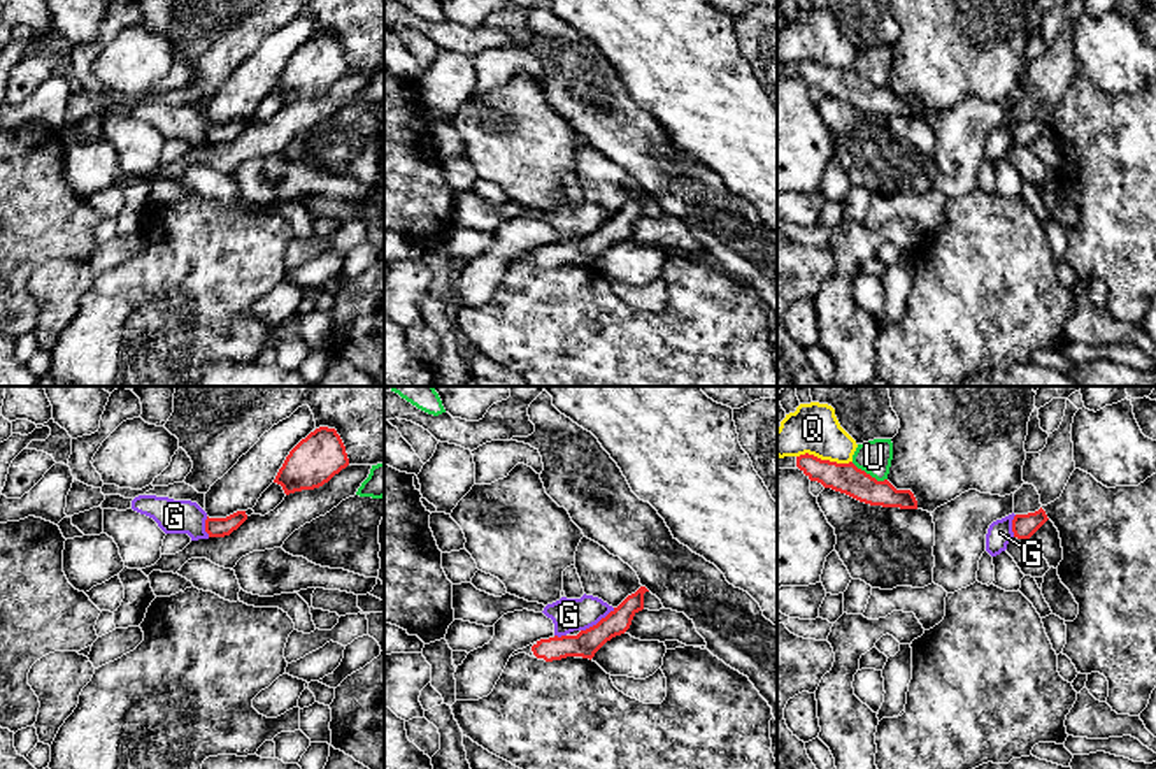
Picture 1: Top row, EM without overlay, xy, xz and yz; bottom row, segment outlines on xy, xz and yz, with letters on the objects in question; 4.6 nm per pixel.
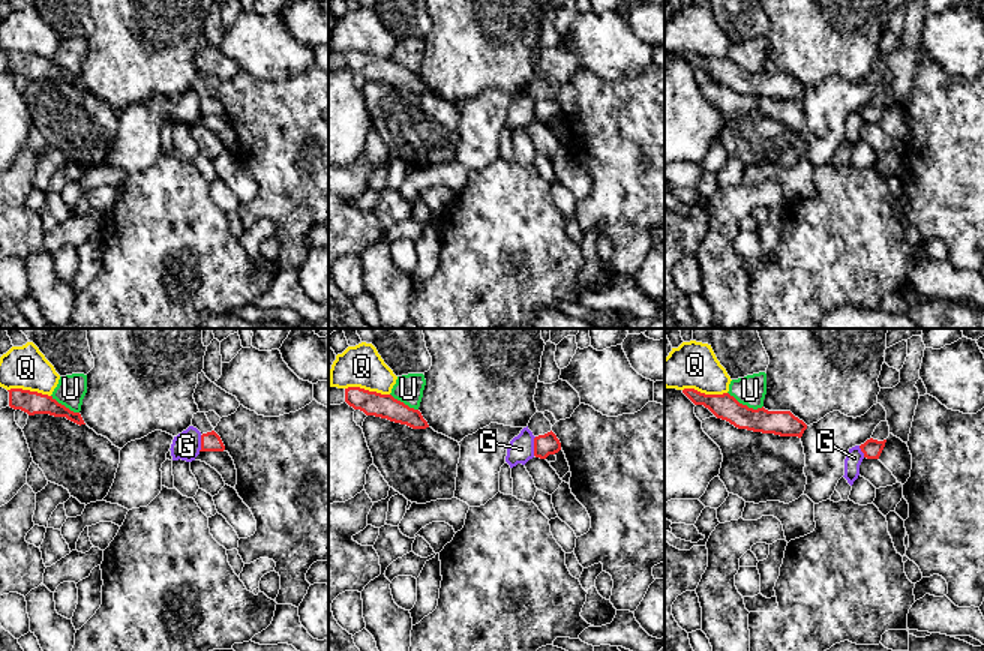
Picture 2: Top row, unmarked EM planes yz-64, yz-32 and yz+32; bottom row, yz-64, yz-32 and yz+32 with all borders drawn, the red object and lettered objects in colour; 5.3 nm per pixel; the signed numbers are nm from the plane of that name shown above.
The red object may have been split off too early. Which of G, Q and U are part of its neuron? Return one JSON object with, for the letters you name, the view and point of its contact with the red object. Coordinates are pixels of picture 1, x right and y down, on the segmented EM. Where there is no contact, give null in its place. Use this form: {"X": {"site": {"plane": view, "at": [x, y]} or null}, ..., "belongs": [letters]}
{"belongs": []}

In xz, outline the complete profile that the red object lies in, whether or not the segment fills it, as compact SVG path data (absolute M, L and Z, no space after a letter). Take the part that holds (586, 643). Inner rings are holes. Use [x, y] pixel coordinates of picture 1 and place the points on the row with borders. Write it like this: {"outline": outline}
{"outline": "M640 586L596 625L581 630L577 636L554 636L549 639L540 639L523 650L514 651L510 657L526 653L546 662L561 660L567 657L582 657L591 660L607 641L624 634L630 629L633 616L644 609L646 592L649 590Z"}

